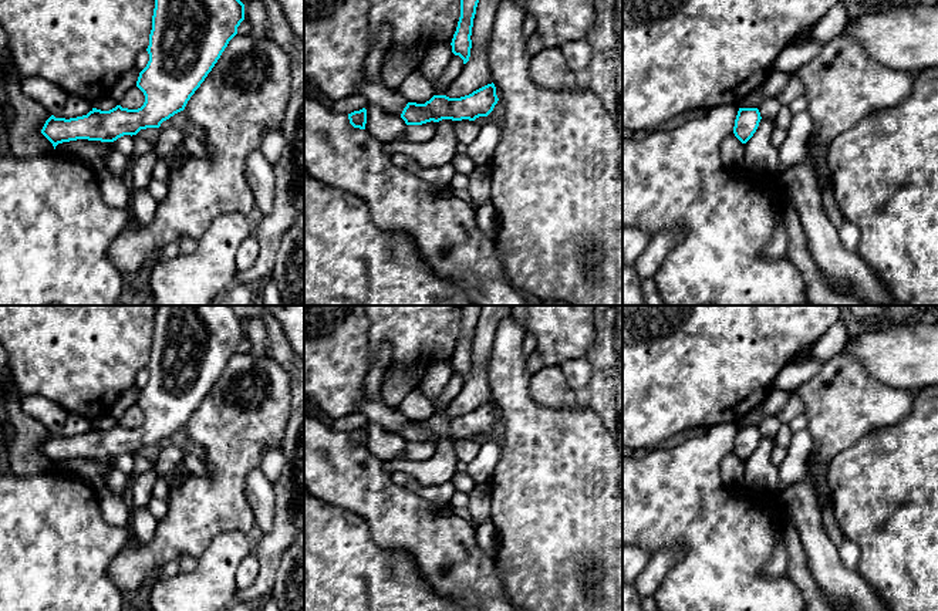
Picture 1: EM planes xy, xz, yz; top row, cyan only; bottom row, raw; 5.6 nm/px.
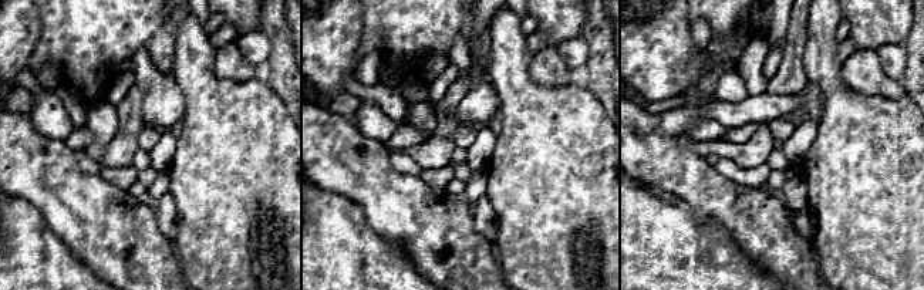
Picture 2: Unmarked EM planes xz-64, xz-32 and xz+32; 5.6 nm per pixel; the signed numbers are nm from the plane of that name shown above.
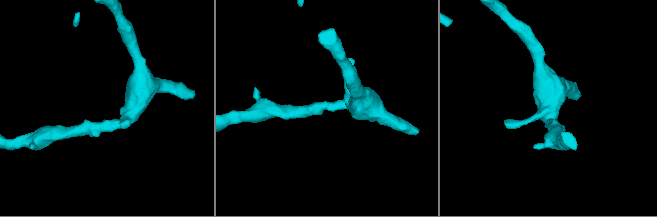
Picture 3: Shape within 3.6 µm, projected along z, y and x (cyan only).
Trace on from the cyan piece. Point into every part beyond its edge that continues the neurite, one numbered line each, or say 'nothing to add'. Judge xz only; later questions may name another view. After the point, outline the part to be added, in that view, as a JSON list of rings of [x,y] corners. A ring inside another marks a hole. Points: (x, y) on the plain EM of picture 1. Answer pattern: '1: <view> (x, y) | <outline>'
nothing to add

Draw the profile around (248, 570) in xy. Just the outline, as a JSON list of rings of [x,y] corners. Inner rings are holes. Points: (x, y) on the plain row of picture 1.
[[[253,553],[243,558],[234,574],[237,588],[243,590],[250,587],[259,574],[259,568],[259,561]]]

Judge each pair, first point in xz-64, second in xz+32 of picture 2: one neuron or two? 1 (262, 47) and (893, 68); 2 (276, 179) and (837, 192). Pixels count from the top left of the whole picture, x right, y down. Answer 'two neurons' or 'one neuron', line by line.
1: one neuron
2: one neuron

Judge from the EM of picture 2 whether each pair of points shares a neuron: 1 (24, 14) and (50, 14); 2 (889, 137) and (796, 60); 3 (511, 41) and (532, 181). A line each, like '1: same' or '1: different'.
1: different
2: different
3: same

